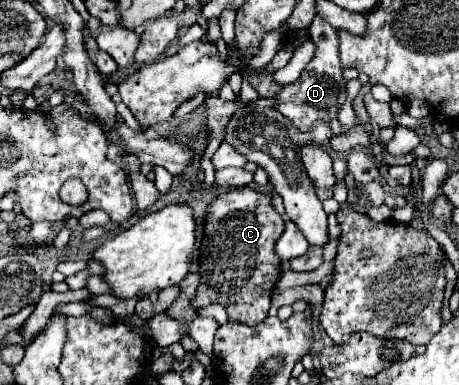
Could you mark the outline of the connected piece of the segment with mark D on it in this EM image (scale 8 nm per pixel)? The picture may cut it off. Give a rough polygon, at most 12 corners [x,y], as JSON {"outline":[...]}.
{"outline":[[315,16],[317,52],[275,106],[301,132],[347,100],[339,32]]}

